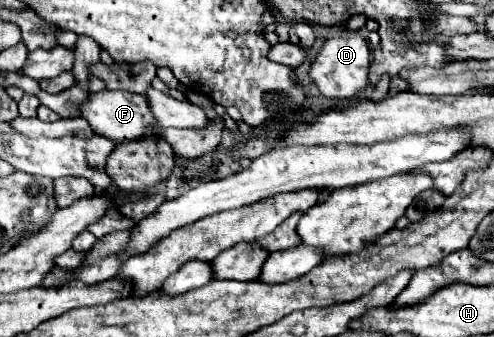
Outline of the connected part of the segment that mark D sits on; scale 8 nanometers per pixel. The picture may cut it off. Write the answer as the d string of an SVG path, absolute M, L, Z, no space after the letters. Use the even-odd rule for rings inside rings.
M332 33L312 61L310 77L326 99L348 101L358 97L368 87L368 65L370 65L370 47L360 33Z

